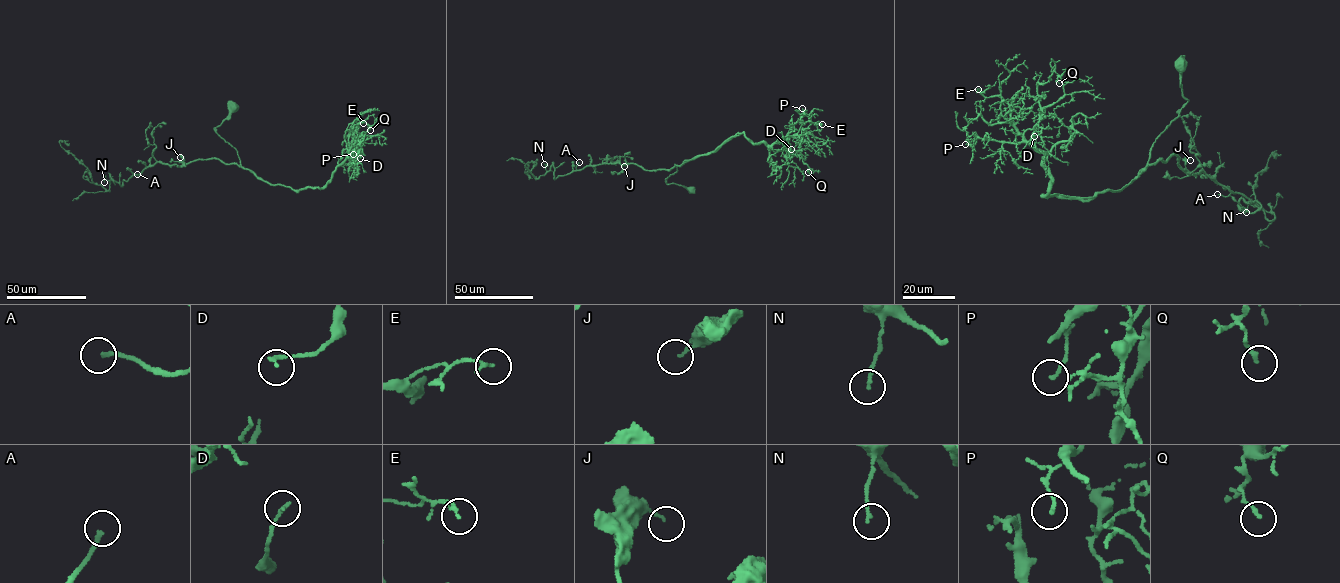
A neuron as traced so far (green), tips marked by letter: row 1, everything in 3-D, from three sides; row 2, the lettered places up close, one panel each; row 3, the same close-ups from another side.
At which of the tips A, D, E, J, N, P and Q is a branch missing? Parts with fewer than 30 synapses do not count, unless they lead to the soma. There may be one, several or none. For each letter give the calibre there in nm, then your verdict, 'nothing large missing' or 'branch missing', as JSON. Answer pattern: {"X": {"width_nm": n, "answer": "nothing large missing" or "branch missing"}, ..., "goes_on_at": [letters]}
{"A": {"width_nm": 170, "answer": "branch missing"}, "D": {"width_nm": 150, "answer": "nothing large missing"}, "E": {"width_nm": 160, "answer": "nothing large missing"}, "J": {"width_nm": 120, "answer": "nothing large missing"}, "N": {"width_nm": 140, "answer": "nothing large missing"}, "P": {"width_nm": 140, "answer": "nothing large missing"}, "Q": {"width_nm": 150, "answer": "nothing large missing"}, "goes_on_at": ["A"]}

